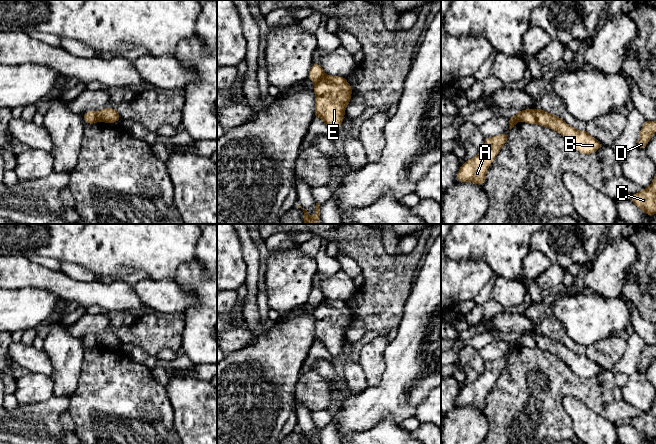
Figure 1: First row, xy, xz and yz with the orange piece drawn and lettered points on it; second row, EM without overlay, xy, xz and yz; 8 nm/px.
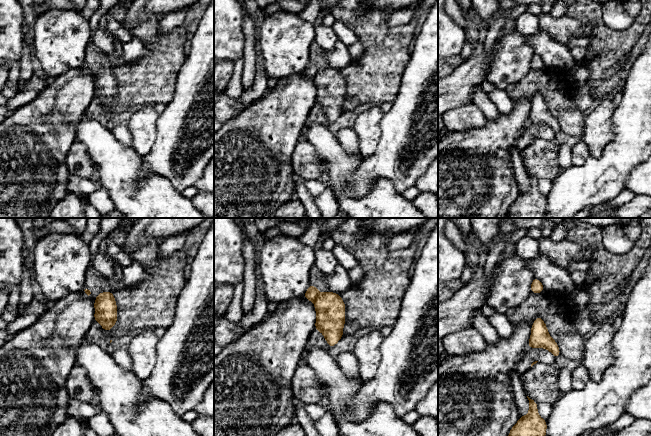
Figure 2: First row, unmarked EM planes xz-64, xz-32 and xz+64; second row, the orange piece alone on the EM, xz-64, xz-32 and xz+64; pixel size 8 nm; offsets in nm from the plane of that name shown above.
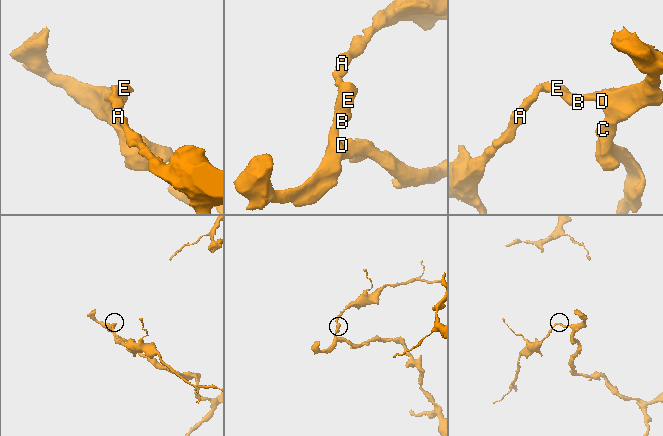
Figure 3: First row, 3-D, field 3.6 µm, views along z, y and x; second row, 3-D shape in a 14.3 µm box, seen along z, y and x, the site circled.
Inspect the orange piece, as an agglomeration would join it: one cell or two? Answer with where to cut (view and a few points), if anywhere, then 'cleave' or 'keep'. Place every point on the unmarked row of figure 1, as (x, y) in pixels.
cut in xz along (325, 298), (315, 308); cleave

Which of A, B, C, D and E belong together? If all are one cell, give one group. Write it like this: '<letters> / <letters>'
A / B C D E

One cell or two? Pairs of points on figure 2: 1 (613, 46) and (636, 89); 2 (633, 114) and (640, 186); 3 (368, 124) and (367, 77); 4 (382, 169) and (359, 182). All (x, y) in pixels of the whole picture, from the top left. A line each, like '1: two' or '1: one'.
1: two
2: two
3: two
4: one

